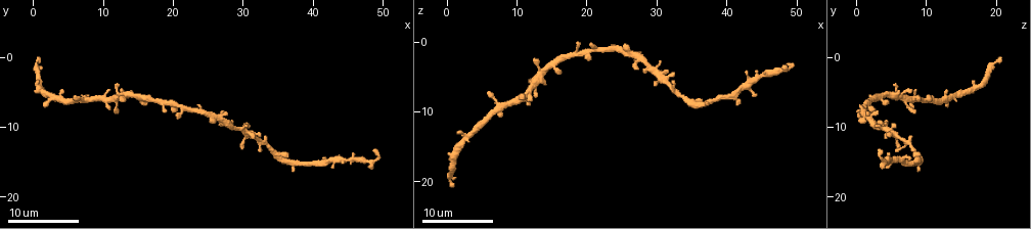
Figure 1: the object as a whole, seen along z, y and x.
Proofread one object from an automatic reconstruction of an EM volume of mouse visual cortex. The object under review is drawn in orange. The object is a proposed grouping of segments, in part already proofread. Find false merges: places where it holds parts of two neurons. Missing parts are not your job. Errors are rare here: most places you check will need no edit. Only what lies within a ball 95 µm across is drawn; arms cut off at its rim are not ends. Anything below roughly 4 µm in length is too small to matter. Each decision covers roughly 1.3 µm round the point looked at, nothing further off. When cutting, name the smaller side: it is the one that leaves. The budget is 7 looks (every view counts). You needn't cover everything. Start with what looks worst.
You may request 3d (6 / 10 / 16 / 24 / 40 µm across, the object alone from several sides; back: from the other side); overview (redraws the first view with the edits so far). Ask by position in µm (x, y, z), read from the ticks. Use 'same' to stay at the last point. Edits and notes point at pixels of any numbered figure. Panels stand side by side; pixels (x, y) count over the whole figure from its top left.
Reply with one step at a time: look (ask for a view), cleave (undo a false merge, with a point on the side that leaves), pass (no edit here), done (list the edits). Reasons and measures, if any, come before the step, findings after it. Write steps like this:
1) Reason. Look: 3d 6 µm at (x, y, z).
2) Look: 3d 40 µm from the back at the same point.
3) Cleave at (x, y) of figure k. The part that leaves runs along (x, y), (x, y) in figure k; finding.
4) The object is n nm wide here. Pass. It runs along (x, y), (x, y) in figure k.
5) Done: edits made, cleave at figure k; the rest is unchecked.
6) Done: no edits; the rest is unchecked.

Look: 3d 10 µm at (22.5, 7.5, 1.0).

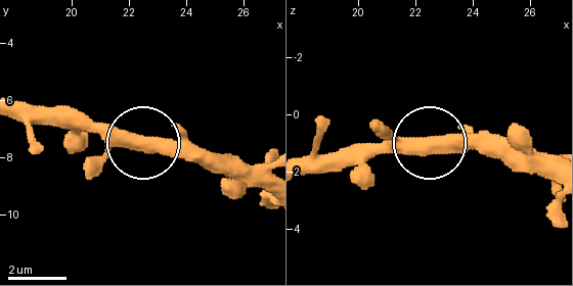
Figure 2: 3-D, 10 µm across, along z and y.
Pass. It runs along (427, 148), (355, 143) in figure 2; one neuron here.

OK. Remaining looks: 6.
Calibre changes. Look: 3d 10 µm at (34.5, 13.5, 8.5).

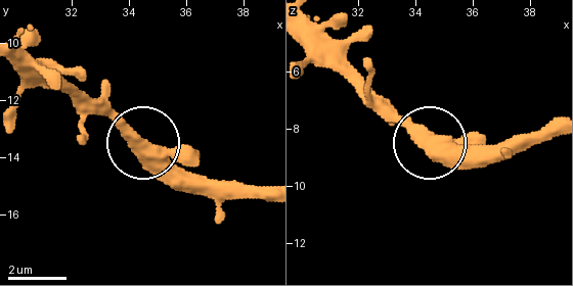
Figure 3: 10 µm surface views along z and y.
Pass. It runs along (303, 16), (420, 134), (476, 148) in figure 3; continuous, no second neuron.

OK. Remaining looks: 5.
Two arms in line, one across. Look: 3d 10 µm at (40.5, 15.0, 8.0).

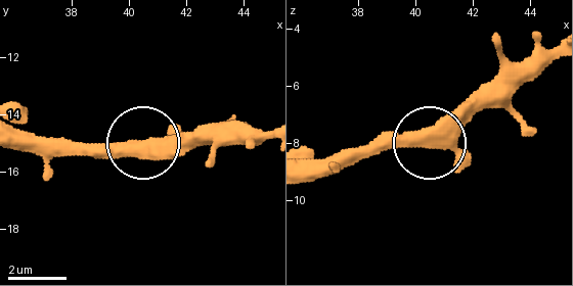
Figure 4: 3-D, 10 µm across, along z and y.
3 arms meet here. Pass. Continuous, no second neuron.

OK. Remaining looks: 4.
Calibre changes. Look: 3d 6 µm at (48.0, 14.5, 4.5).

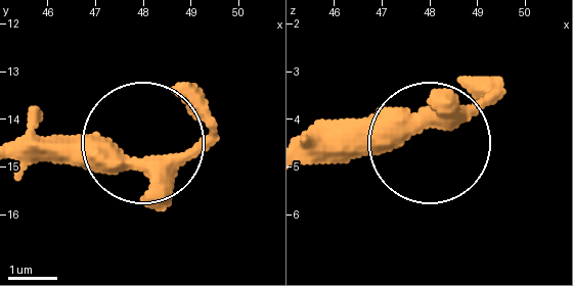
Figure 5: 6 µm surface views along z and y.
Pass. It runs along (307, 160), (405, 144), (498, 79) in figure 5; continuous, no second neuron.

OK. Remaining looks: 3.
Done: no edits; the rest is unchecked.

